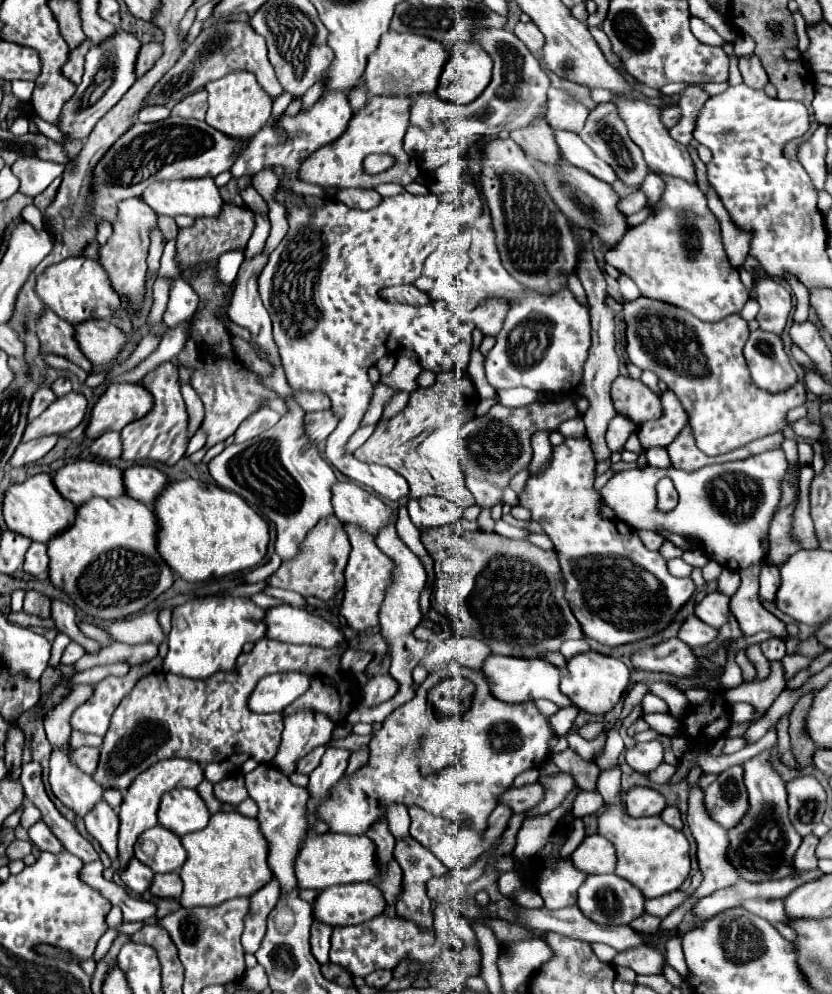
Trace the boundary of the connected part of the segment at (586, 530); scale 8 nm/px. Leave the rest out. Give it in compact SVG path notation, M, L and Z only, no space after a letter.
M566 438L560 446L554 446L548 470L540 476L528 478L526 490L520 496L520 504L532 510L532 520L540 522L544 532L554 542L554 550L560 556L560 566L566 580L566 600L572 606L572 612L578 618L584 634L604 646L618 648L656 636L666 626L670 626L678 610L692 598L694 582L692 578L674 578L668 572L666 560L658 552L646 550L634 528L630 528L622 520L600 518L600 494L592 488L596 478L594 468L596 460L590 450L590 440Z

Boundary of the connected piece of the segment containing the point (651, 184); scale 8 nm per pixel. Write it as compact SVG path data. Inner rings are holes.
M648 173L641 190L646 194L649 205L655 205L661 198L665 188L665 183L660 176Z

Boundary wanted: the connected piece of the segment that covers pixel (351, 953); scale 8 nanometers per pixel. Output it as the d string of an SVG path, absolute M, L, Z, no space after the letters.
M380 914L358 926L334 928L330 962L344 966L354 976L368 976L370 972L374 972L378 968L394 970L398 966L398 962L404 958L430 962L440 952L440 946L442 946L442 942L436 940L434 932L422 932L414 922Z

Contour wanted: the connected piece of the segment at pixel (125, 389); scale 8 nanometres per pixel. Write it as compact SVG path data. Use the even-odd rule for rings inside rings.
M112 384L94 404L84 434L94 440L108 430L120 432L132 420L142 418L150 408L152 396L140 384Z

